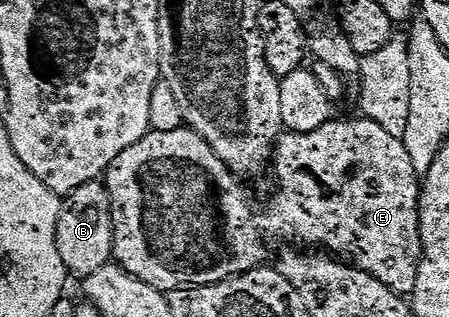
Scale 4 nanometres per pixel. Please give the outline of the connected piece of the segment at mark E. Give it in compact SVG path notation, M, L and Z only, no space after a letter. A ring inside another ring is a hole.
M332 119L321 127L317 127L317 131L284 132L283 136L279 138L273 154L273 169L275 165L275 173L279 176L279 185L283 190L272 199L271 206L267 209L268 218L251 210L251 201L247 198L246 191L239 186L240 178L232 173L229 167L225 167L225 163L221 163L221 159L217 159L213 147L209 147L209 143L205 143L205 139L201 139L201 135L197 135L192 129L186 127L177 131L146 133L141 140L133 143L133 147L121 151L121 155L117 155L117 159L107 168L105 174L105 184L109 191L111 214L113 215L114 264L122 267L129 275L141 279L141 283L149 283L149 287L160 289L162 293L166 294L175 289L189 289L196 285L219 285L223 281L228 281L230 277L239 277L243 273L260 268L266 262L263 261L267 257L267 245L263 242L263 229L269 228L272 221L279 228L281 236L292 237L293 240L300 241L300 243L295 243L303 247L322 247L328 254L339 259L346 259L353 263L354 268L373 275L373 279L385 283L385 287L389 287L395 293L410 295L417 283L419 262L423 260L423 240L419 234L421 174L413 171L413 159L409 159L409 151L405 151L403 139L393 138L388 131L371 120L360 120L338 121L338 119Z

